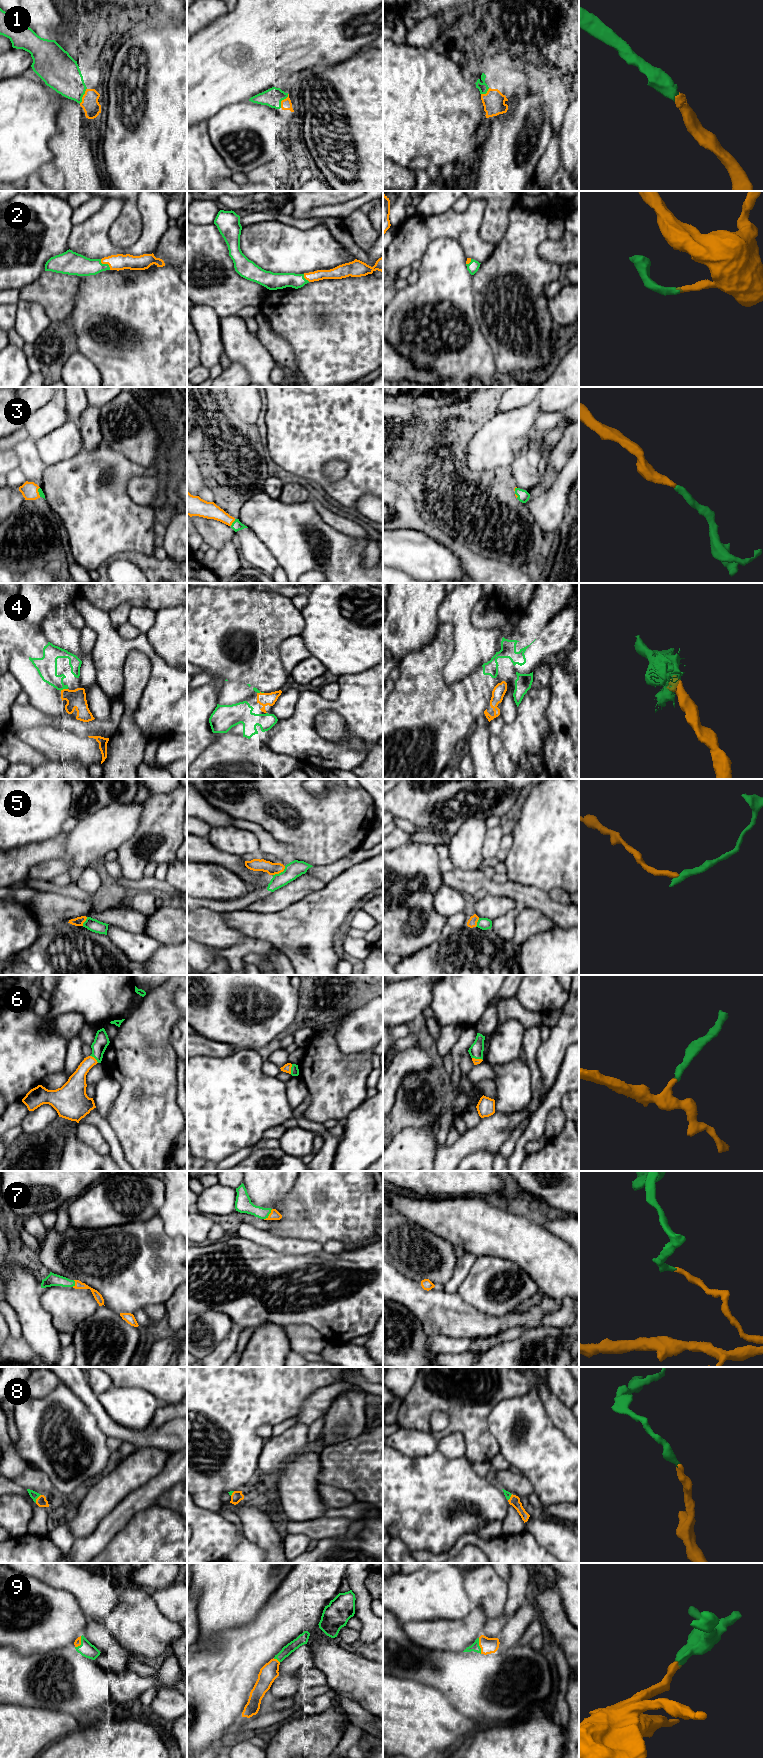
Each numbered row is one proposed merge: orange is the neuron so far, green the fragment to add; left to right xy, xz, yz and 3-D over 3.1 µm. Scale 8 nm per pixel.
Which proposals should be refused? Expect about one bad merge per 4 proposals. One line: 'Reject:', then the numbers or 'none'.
Reject: none

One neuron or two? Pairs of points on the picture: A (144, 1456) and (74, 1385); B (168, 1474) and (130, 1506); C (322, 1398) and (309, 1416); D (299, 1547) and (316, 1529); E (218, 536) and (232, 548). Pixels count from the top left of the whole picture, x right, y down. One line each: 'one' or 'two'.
A: two
B: one
C: one
D: two
E: two

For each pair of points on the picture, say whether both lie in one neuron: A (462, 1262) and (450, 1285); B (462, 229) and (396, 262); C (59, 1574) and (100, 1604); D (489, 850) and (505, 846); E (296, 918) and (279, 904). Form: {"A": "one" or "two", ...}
{"A": "one", "B": "one", "C": "one", "D": "two", "E": "two"}

